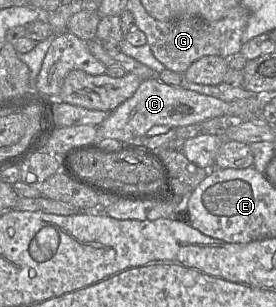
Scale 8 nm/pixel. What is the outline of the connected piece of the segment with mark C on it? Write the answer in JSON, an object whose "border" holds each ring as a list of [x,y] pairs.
{"border":[[[157,78],[143,80],[136,92],[97,126],[95,141],[90,145],[103,147],[108,142],[127,144],[134,142],[135,138],[144,135],[156,125],[180,127],[218,117],[231,116],[247,118],[249,115],[259,115],[260,101],[251,96],[247,99],[224,101],[213,96],[204,95],[196,91],[178,86],[165,84]]]}

